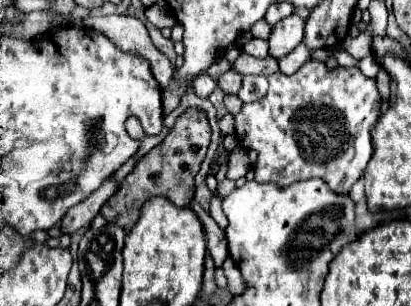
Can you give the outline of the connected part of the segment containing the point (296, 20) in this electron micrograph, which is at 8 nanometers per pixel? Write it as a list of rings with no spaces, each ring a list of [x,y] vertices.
[[[291,15],[291,17],[285,17],[283,21],[279,21],[279,25],[275,25],[271,29],[271,37],[267,39],[269,55],[275,59],[281,59],[287,53],[291,53],[303,41],[303,25],[305,25],[305,21],[297,15]]]

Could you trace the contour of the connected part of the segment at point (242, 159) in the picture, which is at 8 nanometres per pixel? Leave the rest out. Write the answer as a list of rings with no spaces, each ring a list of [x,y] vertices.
[[[237,149],[231,157],[231,163],[229,163],[229,171],[227,171],[227,177],[231,181],[239,179],[239,177],[245,177],[245,173],[251,169],[249,165],[249,157],[247,157],[247,151],[245,149]]]

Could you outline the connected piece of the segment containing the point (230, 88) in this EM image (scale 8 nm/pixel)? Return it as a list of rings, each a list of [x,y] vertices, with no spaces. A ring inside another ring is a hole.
[[[229,69],[229,71],[223,73],[217,81],[219,81],[219,87],[221,87],[225,93],[237,93],[237,91],[241,89],[243,75],[241,75],[241,73],[235,73],[233,69]]]

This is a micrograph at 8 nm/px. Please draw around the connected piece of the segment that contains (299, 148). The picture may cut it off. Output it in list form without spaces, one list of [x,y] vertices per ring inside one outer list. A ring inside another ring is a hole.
[[[311,59],[297,73],[283,75],[281,71],[267,77],[269,91],[265,97],[245,103],[235,115],[235,133],[245,149],[257,151],[257,161],[253,165],[255,181],[275,183],[277,187],[287,187],[295,181],[307,181],[313,177],[323,179],[333,193],[347,195],[353,183],[363,175],[371,153],[371,127],[379,119],[381,97],[375,79],[365,77],[357,67],[335,67],[329,69],[323,61]]]

